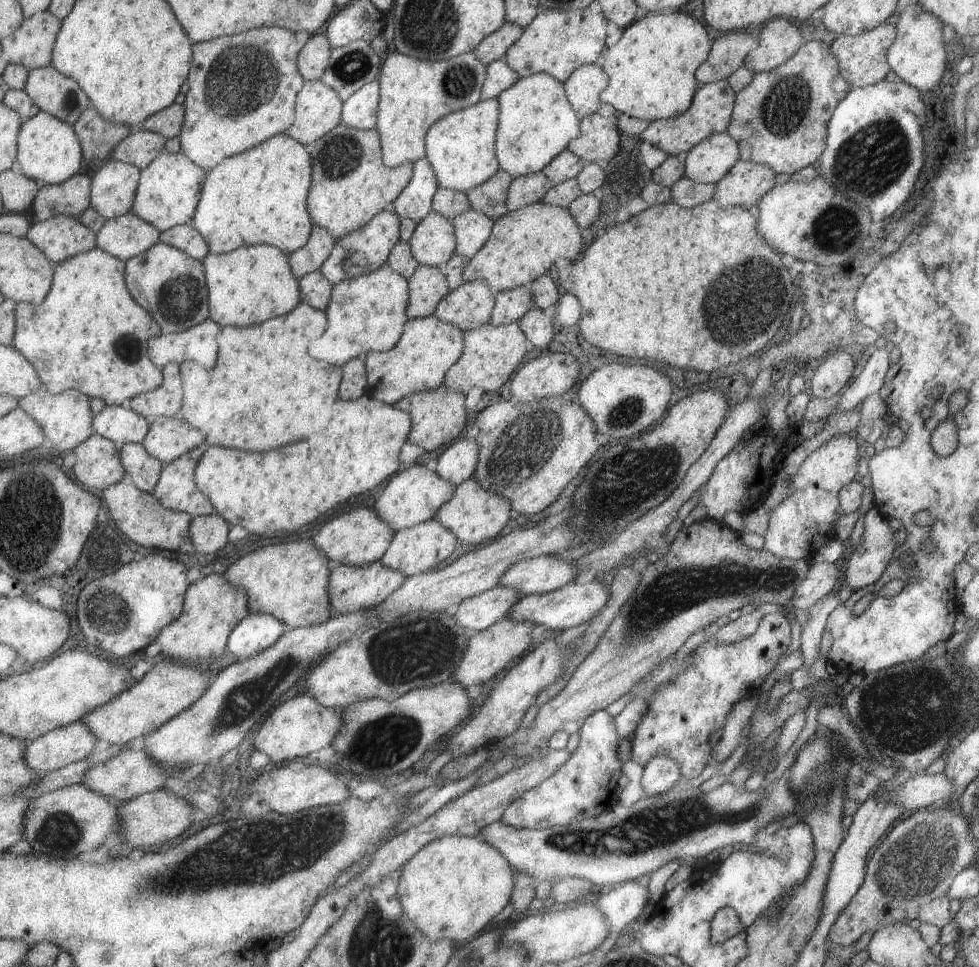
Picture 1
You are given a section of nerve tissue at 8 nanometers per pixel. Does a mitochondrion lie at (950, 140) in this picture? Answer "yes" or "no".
no

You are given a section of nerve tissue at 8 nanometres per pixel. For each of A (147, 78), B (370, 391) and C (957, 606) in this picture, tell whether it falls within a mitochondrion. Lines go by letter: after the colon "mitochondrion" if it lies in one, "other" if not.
A: other
B: other
C: other

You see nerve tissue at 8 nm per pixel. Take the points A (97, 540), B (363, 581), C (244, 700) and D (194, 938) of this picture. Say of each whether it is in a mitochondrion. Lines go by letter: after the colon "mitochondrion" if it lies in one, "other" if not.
A: other
B: other
C: mitochondrion
D: other

